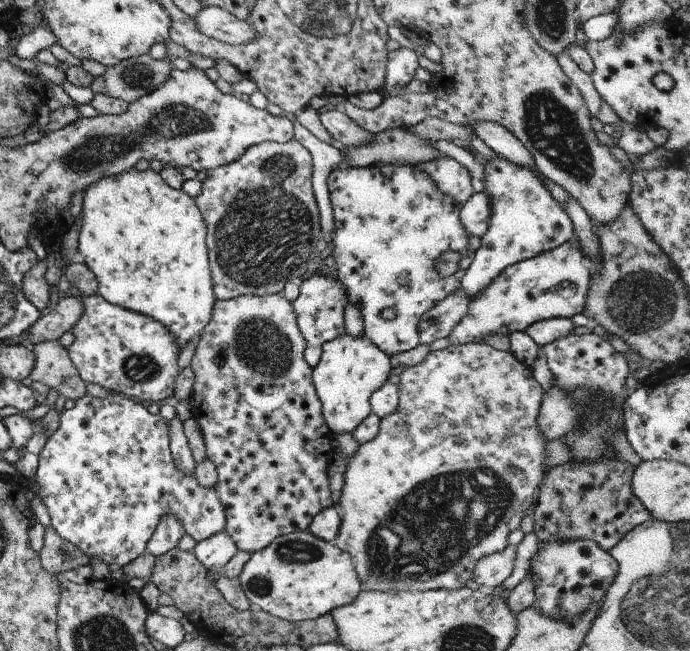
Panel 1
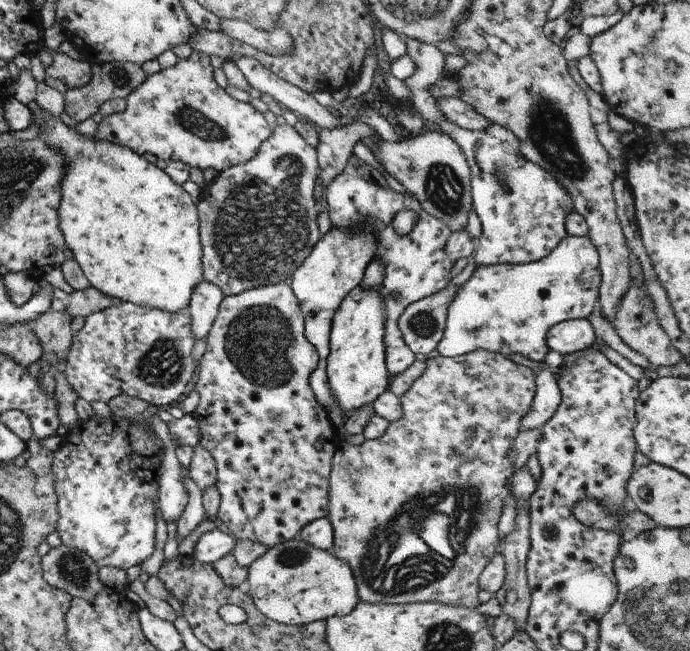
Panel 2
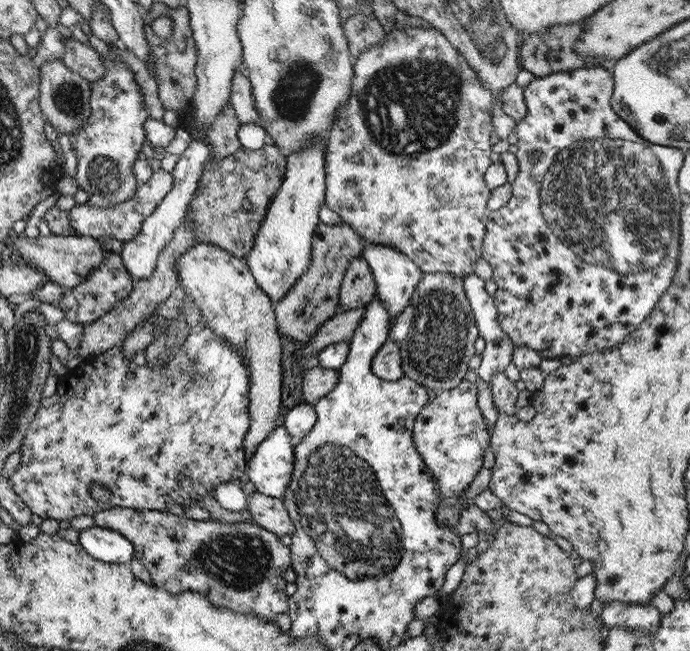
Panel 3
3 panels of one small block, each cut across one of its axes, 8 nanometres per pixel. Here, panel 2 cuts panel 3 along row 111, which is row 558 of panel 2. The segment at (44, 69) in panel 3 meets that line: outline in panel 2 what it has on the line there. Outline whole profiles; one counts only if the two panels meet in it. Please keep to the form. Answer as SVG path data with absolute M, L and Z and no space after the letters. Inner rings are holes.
M63 544L41 557L41 573L46 584L67 592L72 598L91 602L105 587L98 580L97 566L85 555Z

